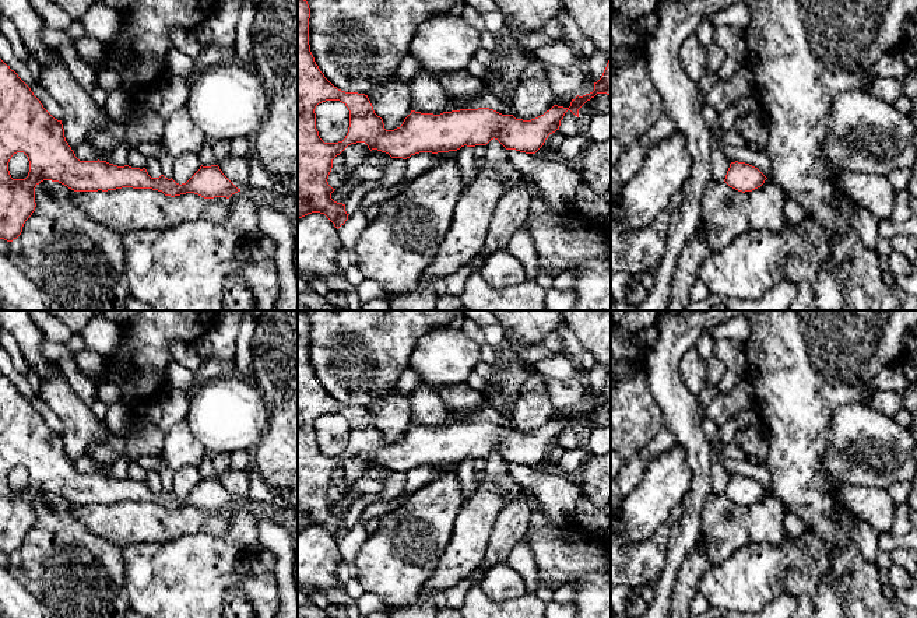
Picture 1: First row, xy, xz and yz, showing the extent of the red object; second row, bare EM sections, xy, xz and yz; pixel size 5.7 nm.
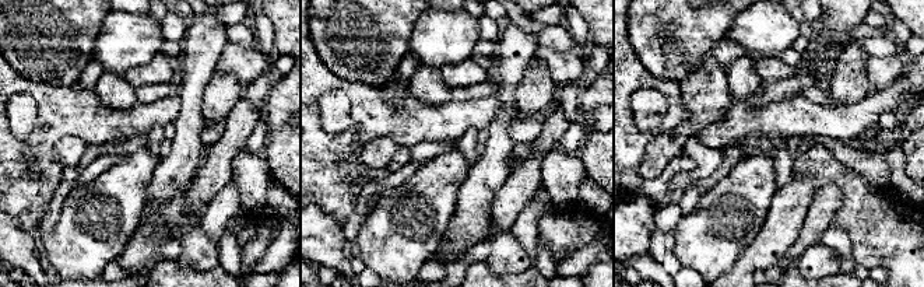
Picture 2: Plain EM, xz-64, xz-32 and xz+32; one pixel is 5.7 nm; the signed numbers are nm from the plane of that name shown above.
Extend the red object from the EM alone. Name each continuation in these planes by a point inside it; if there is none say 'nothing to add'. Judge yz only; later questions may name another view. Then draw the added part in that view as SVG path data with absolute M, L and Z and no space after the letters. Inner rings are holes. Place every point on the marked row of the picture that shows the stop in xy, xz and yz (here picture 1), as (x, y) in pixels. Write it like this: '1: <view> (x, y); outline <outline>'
nothing to add

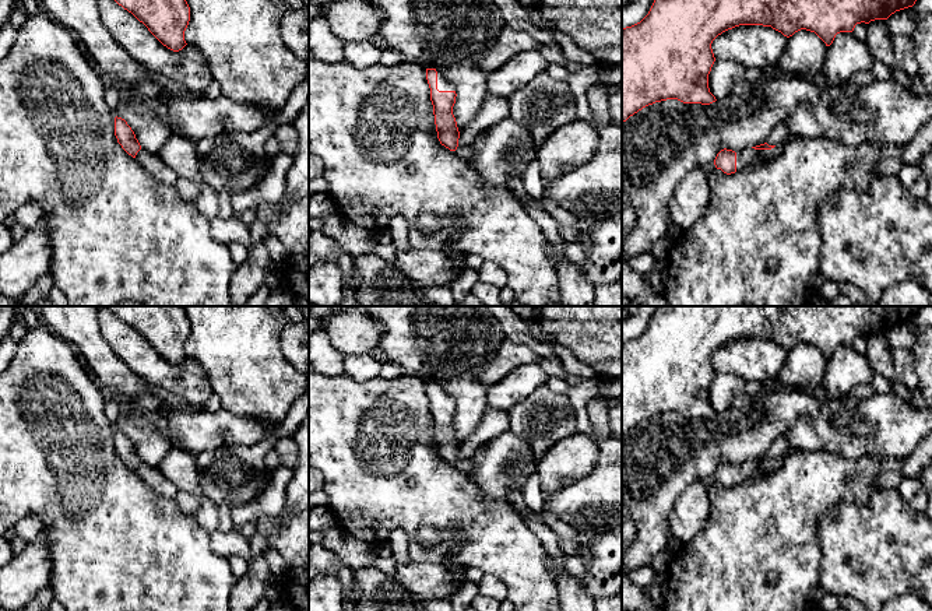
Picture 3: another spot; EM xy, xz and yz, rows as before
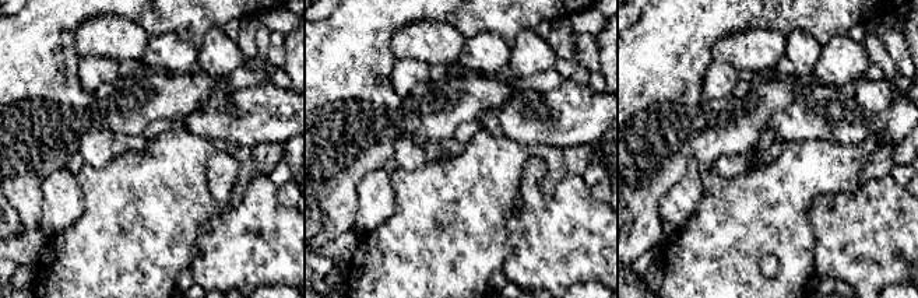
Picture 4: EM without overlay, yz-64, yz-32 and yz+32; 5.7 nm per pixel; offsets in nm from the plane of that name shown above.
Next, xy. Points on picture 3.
1: xy (153, 164); outline M141 148L137 152L136 159L152 178L155 178L161 183L168 186L176 185L179 176L156 154L151 154Z

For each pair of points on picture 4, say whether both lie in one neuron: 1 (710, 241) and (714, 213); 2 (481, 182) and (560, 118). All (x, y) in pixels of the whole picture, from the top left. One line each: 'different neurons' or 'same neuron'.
1: same neuron
2: different neurons

